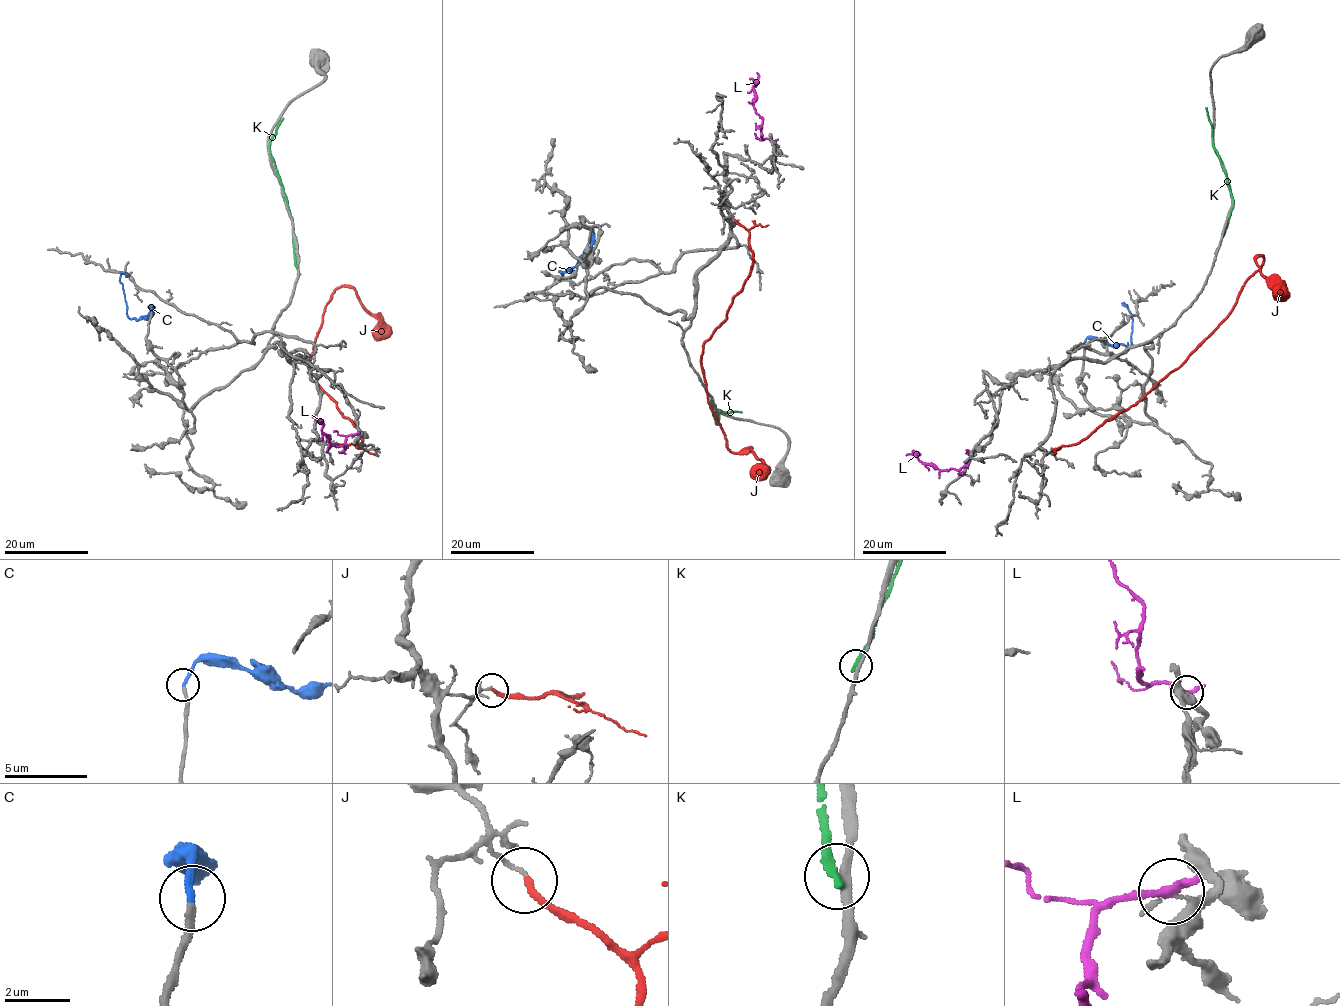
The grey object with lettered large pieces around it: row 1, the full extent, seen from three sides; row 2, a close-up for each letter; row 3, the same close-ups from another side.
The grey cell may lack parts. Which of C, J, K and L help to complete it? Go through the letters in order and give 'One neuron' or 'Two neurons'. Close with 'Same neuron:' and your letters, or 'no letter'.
C: One neuron
J: Two neurons
K: Two neurons
L: Two neurons
Same neuron: C

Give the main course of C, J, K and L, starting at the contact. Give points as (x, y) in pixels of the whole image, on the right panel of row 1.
C: (1083, 344), (1088, 338), (1097, 337), (1110, 344), (1132, 346), (1131, 314), (1123, 303), (1127, 306)
J: (1055, 449), (1078, 444), (1191, 355), (1261, 266), (1258, 255), (1260, 272), (1286, 298)
K: (1216, 252), (1229, 221), (1233, 199), (1213, 143), (1205, 108)
L: (969, 452), (968, 464), (958, 470), (939, 470), (925, 465), (912, 450)

